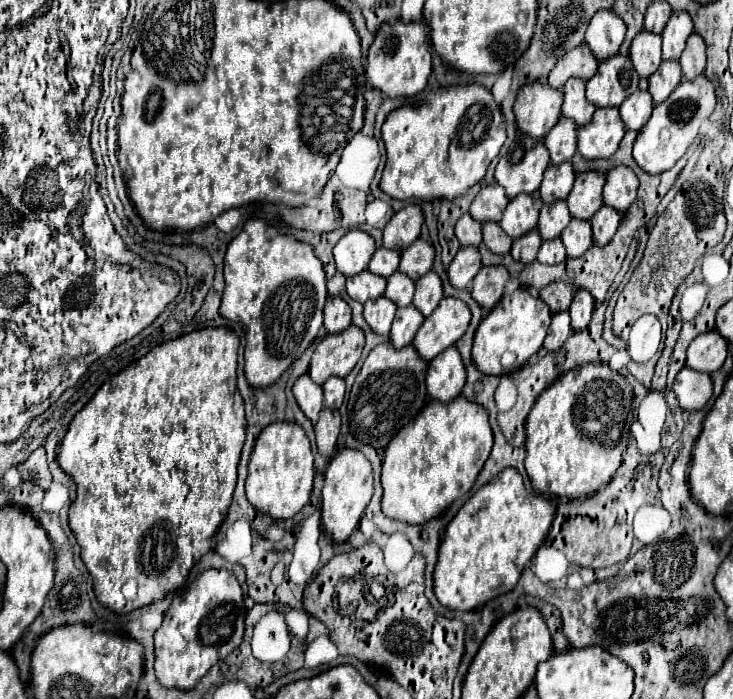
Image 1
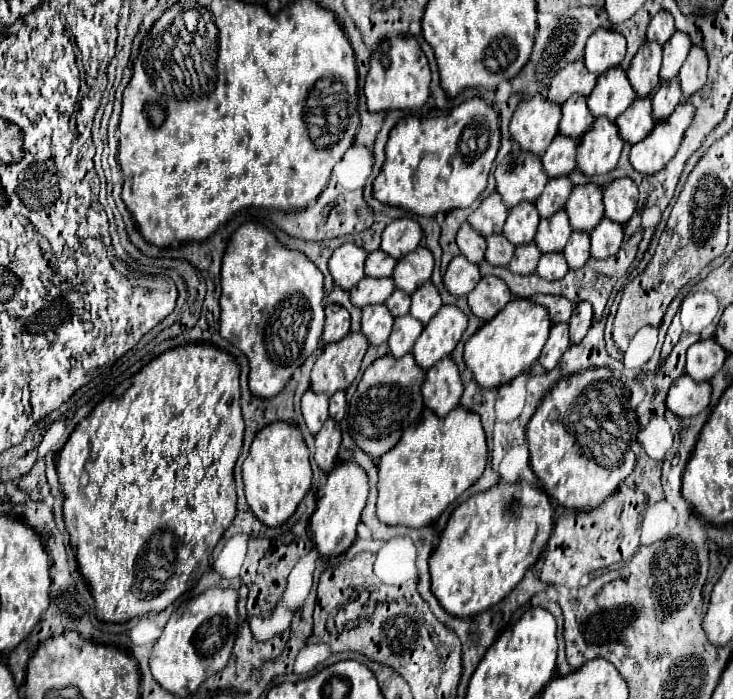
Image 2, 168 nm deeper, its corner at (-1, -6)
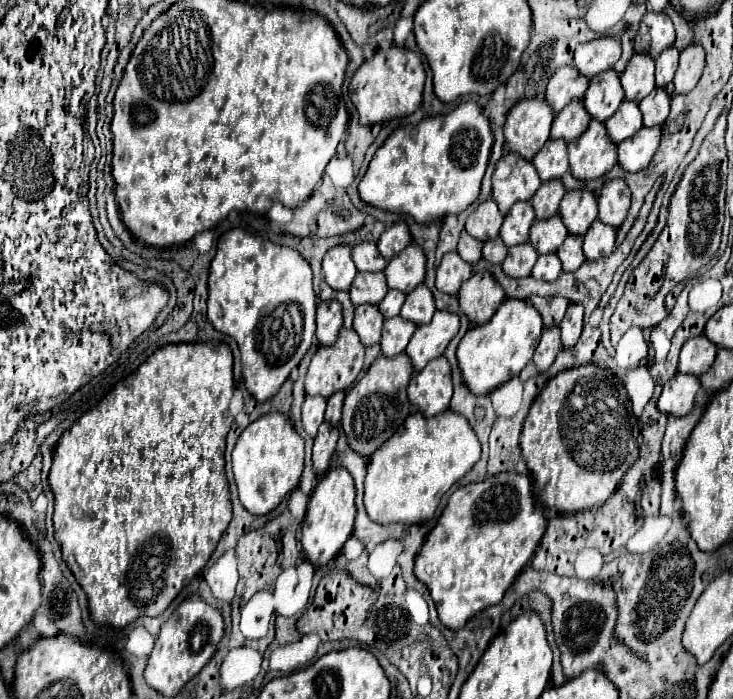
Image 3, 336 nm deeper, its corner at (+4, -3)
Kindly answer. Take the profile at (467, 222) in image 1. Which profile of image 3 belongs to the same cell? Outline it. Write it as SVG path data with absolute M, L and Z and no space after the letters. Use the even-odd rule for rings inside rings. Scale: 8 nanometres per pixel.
M462 232L460 234L460 242L458 242L458 254L466 262L474 264L474 262L478 262L482 258L482 242L472 238L468 232Z

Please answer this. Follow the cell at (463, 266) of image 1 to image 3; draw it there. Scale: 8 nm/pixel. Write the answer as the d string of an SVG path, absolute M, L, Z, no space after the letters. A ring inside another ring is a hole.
M448 252L436 270L436 288L444 294L456 294L460 286L472 276L472 266L456 252Z

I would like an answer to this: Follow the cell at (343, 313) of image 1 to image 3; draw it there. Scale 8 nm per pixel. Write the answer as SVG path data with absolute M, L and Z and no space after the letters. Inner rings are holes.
M326 300L318 304L316 310L316 338L320 344L330 346L336 342L342 328L342 306L336 300Z

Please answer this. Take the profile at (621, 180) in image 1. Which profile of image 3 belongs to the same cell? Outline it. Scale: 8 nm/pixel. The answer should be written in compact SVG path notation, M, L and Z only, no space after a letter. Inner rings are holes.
M608 180L598 196L598 218L604 224L620 228L630 208L630 188L624 180Z

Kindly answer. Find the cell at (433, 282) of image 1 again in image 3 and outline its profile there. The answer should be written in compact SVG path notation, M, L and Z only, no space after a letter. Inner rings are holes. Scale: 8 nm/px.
M418 284L410 294L406 294L406 302L402 306L400 316L416 324L428 324L434 312L436 312L436 306L434 306L432 292L424 284Z

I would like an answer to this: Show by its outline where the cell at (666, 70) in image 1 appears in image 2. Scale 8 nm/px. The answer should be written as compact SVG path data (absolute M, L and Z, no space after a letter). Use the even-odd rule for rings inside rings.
M671 79L671 81L663 81L661 87L655 91L651 103L653 103L653 119L659 121L659 119L665 119L667 115L671 115L675 111L675 107L679 103L683 103L685 97L681 93L681 87L679 87L679 81L677 79Z

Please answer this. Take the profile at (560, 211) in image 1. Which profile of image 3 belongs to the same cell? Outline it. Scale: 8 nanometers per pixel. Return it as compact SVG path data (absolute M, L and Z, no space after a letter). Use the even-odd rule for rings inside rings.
M552 216L548 220L536 220L530 228L530 244L540 252L540 254L550 254L556 252L558 246L564 242L568 236L566 226L562 224L560 216Z

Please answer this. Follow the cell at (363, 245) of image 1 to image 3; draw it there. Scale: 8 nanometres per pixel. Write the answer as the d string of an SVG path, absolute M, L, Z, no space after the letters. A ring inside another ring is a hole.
M352 246L330 248L324 256L322 270L324 270L324 278L330 288L348 290L358 272L356 264L352 260Z

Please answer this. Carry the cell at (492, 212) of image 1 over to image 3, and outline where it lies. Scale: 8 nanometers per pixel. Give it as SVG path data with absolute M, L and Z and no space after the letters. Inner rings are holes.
M488 198L468 216L466 232L484 242L484 240L490 240L490 238L498 236L502 220L504 220L504 216L500 214L496 200Z

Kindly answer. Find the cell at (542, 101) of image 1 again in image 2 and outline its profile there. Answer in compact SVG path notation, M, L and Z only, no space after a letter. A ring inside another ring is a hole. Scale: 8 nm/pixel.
M535 95L521 101L509 123L511 137L521 145L521 149L541 157L545 147L559 133L557 125L561 119L561 105L549 103L543 95Z

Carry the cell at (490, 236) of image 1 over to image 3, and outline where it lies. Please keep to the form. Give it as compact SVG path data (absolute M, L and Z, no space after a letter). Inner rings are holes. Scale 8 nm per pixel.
M496 238L496 240L486 240L486 242L484 242L482 256L484 256L488 262L492 262L492 264L500 264L500 262L504 260L506 252L508 252L508 248L504 246L504 242L502 242L500 238Z

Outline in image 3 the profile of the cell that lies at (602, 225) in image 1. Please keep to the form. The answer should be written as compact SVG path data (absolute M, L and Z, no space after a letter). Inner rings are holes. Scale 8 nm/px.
M596 220L586 236L584 236L584 256L588 260L598 260L608 256L616 244L616 228L608 228L608 224Z

